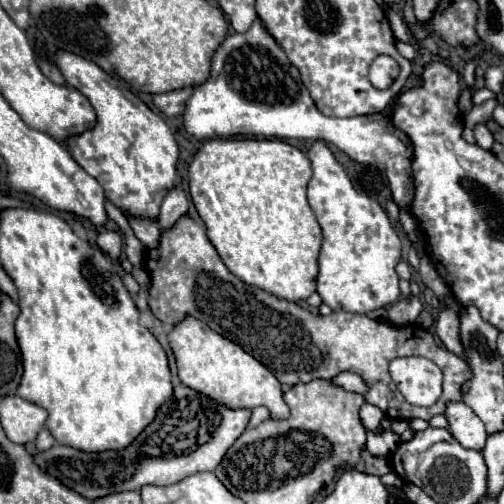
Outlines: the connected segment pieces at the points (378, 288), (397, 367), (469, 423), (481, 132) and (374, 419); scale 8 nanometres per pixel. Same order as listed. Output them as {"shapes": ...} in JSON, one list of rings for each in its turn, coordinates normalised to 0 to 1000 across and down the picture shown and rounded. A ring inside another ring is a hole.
{"shapes":[[[[623,282],[611,298],[611,313],[619,321],[619,341],[623,341],[619,357],[611,361],[611,401],[643,464],[639,496],[631,508],[635,544],[631,544],[627,579],[639,587],[639,599],[651,603],[659,615],[687,615],[702,623],[738,619],[742,611],[782,603],[794,587],[786,524],[798,516],[798,496],[794,496],[794,472],[782,448],[774,444],[762,413],[746,397],[734,397],[730,389],[710,385],[702,377],[683,333],[671,325],[671,317],[643,282]]],[[[782,710],[774,746],[798,786],[821,806],[857,806],[877,782],[877,738],[845,710]]],[[[893,798],[885,806],[881,825],[893,837],[893,861],[921,889],[937,889],[948,897],[960,893],[968,861],[960,853],[960,837],[940,821],[940,813],[933,806],[925,806],[921,798]]],[[[948,246],[948,250],[940,254],[940,270],[944,270],[944,286],[948,286],[952,294],[964,294],[964,298],[976,294],[980,274],[976,274],[972,258],[968,258],[960,246]]],[[[722,798],[714,810],[714,829],[718,829],[718,841],[726,853],[746,853],[754,845],[754,833],[762,829],[762,821],[750,806]]]]}

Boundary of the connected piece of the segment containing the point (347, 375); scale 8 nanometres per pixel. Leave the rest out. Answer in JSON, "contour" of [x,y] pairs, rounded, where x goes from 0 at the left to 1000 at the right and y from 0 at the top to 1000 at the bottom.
{"contour":[[[679,738],[659,758],[667,758],[671,766],[683,766],[694,778],[710,778],[710,782],[726,782],[730,778],[726,754],[718,746],[710,746],[710,742],[702,742],[702,738]]]}

